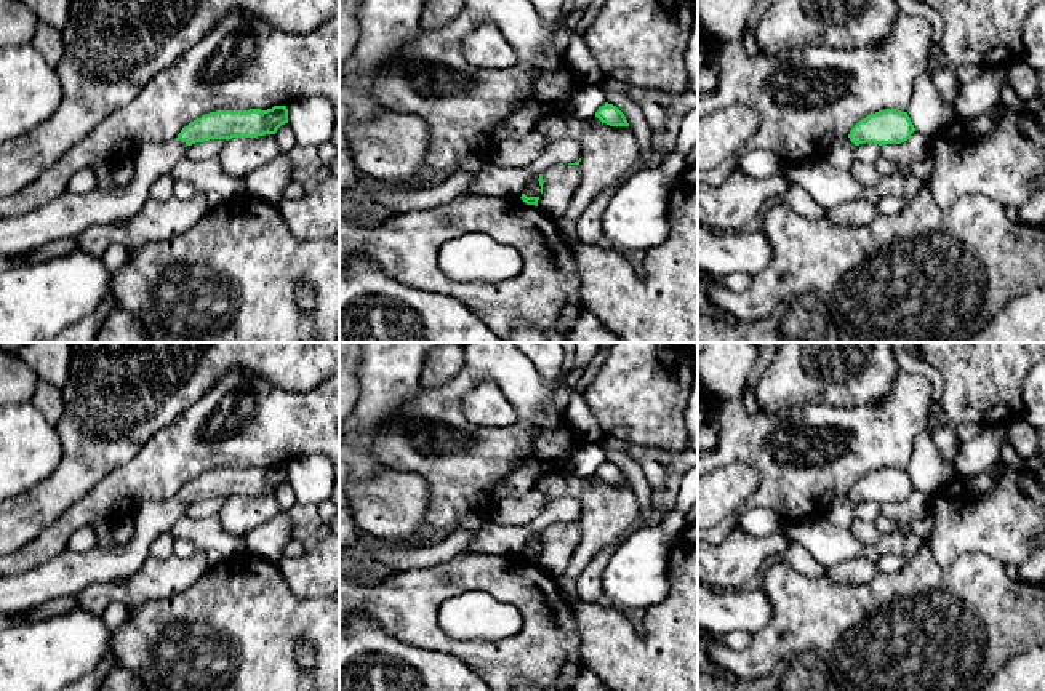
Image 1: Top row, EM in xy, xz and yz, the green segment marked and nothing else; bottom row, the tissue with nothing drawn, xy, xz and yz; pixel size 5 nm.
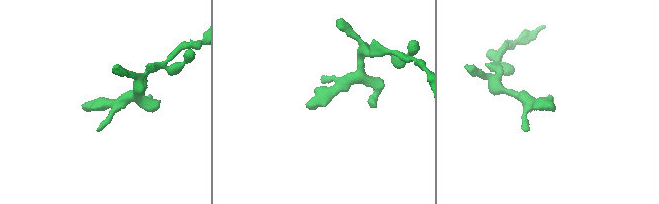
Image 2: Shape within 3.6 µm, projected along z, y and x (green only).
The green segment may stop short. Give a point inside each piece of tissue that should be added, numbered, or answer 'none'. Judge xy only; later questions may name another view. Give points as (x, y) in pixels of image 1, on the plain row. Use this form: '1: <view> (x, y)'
1: xy (68, 573)

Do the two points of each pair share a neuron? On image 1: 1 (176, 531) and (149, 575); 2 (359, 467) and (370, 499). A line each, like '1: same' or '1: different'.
1: same
2: different

